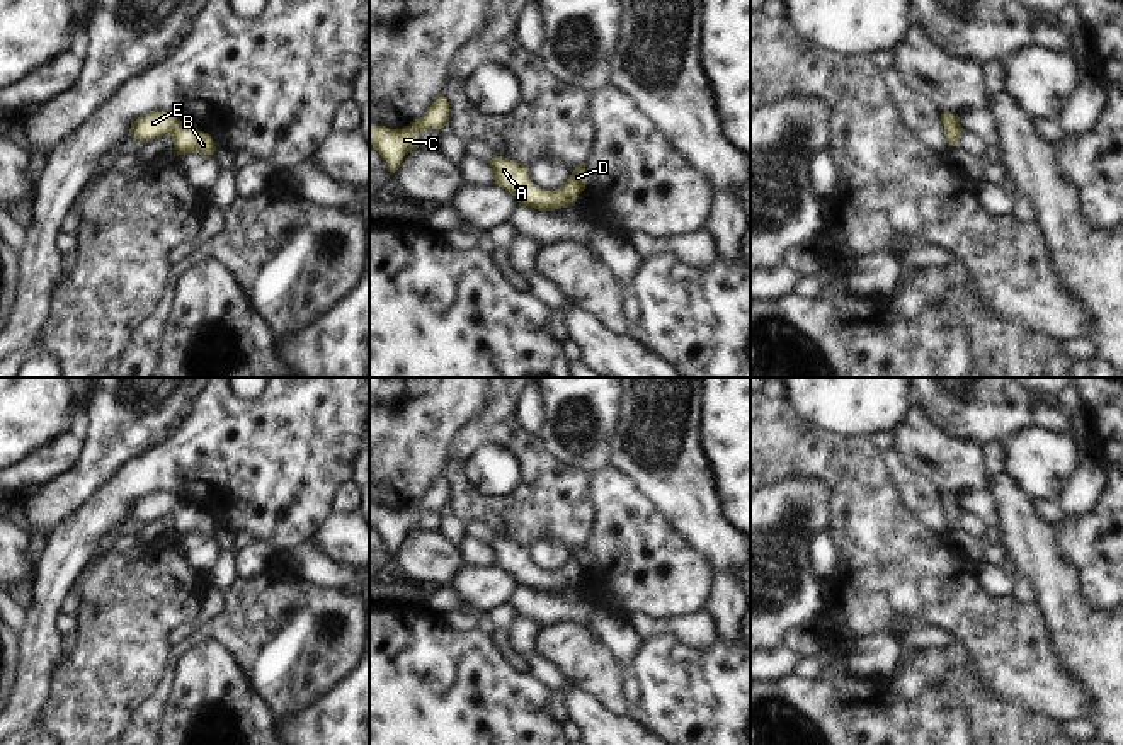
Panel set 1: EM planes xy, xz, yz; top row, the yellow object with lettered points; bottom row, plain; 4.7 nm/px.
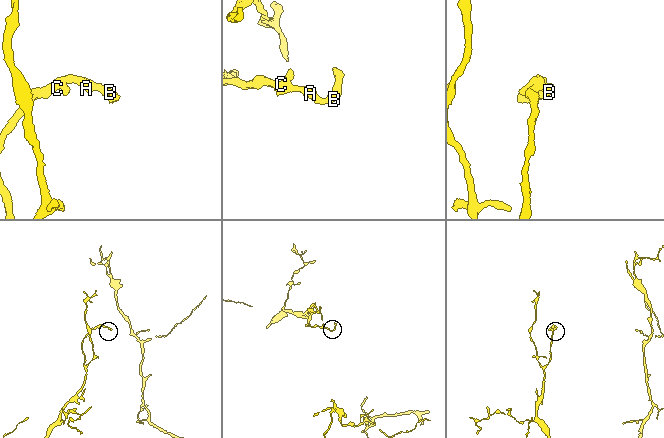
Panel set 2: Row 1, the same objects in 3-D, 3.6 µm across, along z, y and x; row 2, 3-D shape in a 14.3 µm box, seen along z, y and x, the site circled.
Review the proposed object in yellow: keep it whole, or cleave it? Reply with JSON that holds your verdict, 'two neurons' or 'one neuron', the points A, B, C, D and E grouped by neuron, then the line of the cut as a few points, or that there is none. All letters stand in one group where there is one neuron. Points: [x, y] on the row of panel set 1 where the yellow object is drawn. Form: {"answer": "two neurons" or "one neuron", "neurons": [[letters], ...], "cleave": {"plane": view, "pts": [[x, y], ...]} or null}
{"answer": "one neuron", "neurons": [["A", "B", "C", "D", "E"]], "cleave": null}

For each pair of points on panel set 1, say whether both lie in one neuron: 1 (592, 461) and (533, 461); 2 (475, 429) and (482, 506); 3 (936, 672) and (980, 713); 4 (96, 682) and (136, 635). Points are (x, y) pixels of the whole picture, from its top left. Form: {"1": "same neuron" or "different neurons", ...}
{"1": "different neurons", "2": "same neuron", "3": "same neuron", "4": "same neuron"}

